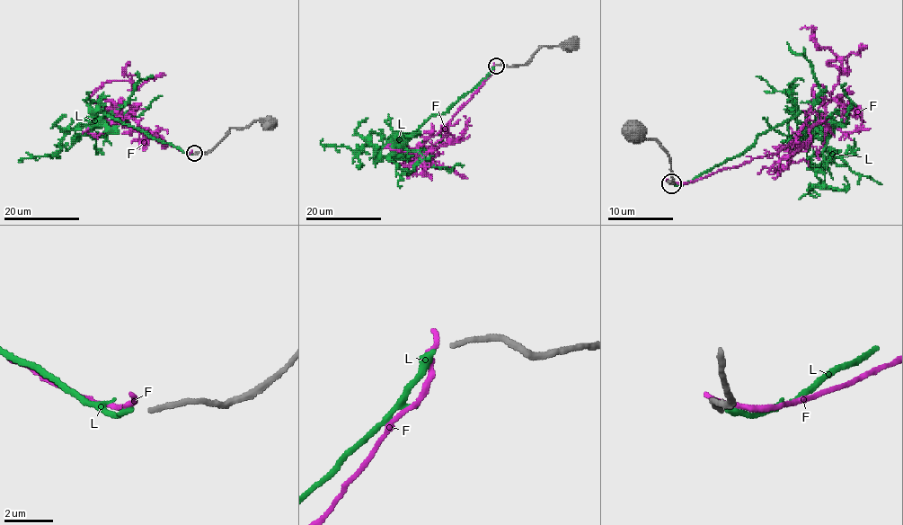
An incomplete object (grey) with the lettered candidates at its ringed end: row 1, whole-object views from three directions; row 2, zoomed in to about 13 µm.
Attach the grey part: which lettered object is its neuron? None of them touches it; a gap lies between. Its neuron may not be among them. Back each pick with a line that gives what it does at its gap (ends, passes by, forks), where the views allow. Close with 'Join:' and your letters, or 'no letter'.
L: it ends
Join: L

